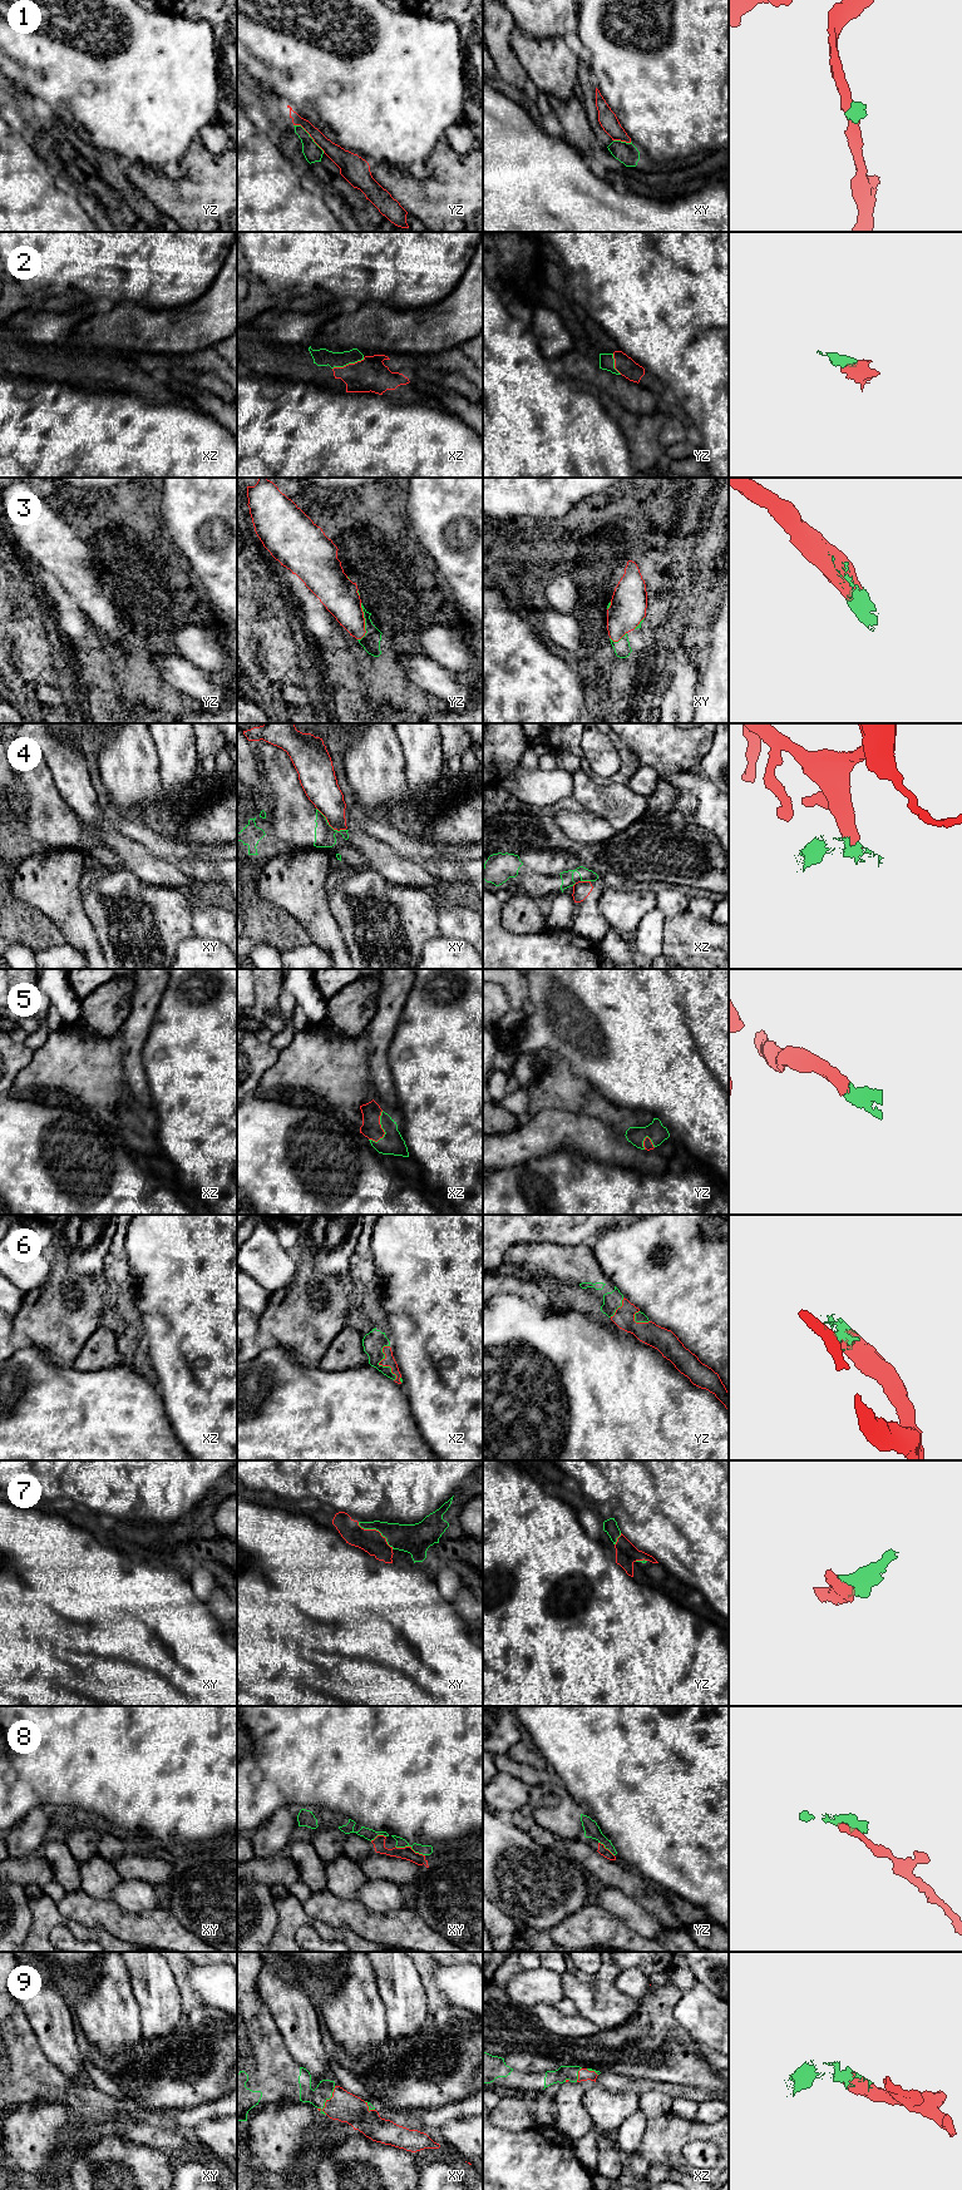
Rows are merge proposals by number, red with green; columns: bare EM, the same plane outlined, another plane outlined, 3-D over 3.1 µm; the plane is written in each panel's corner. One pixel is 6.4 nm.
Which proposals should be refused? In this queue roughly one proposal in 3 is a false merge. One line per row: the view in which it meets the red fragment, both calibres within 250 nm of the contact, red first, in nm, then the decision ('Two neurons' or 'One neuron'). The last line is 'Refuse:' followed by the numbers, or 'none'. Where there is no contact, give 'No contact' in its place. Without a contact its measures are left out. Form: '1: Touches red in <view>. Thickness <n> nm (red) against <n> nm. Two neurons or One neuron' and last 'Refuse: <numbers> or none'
1: Touches red in yz. Thickness 110 nm (red) against 120 nm. Two neurons
2: Touches red in xz. Thickness 220 nm (red) against 110 nm. One neuron
3: Touches red in yz. Thickness 240 nm (red) against 120 nm. One neuron
4: Touches red in xy. Thickness 220 nm (red) against 130 nm. Two neurons
5: Touches red in xz. Thickness 130 nm (red) against 140 nm. One neuron
6: Touches red in xz. Thickness 70 nm (red) against 140 nm. One neuron
7: Touches red in xy. Thickness 150 nm (red) against 190 nm. One neuron
8: Touches red in xy. Thickness 80 nm (red) against 60 nm. One neuron
9: Touches red in xy. Thickness 190 nm (red) against 110 nm. One neuron
Refuse: 1, 4

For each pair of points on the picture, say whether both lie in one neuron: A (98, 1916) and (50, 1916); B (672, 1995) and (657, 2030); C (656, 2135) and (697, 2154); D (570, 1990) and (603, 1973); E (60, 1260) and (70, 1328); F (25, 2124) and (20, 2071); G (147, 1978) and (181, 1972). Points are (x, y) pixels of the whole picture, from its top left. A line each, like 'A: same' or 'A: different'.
A: different
B: same
C: different
D: different
E: same
F: different
G: different

